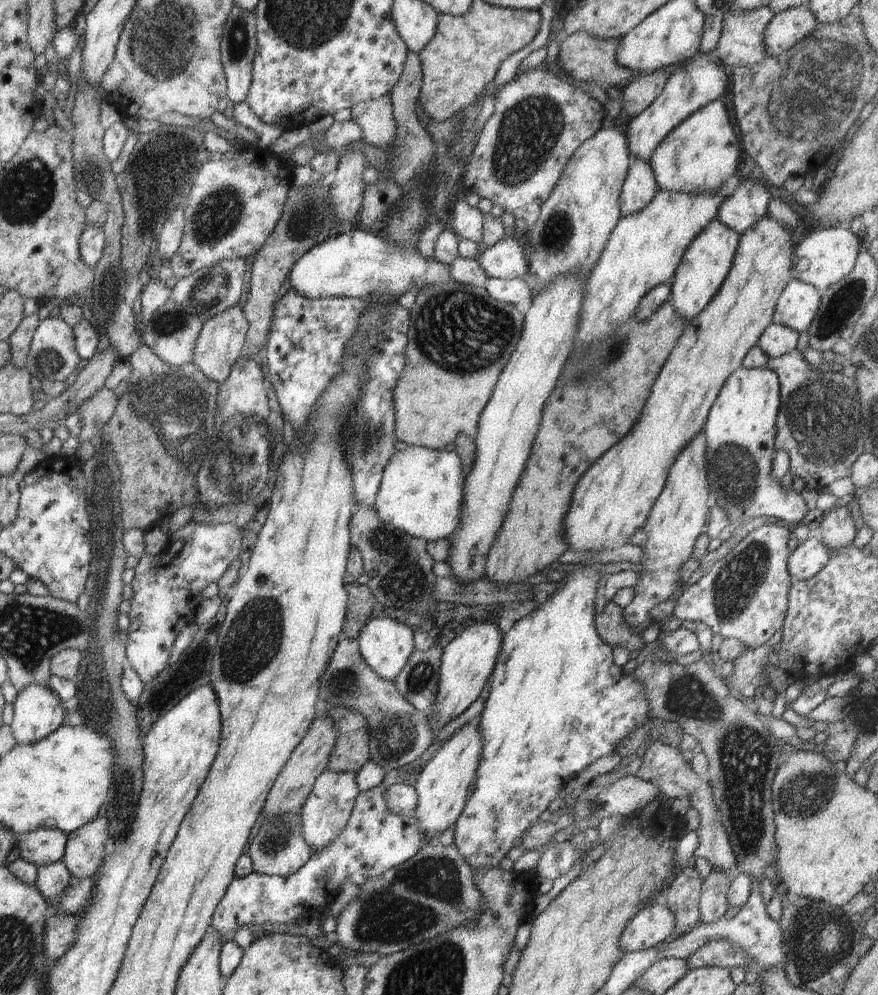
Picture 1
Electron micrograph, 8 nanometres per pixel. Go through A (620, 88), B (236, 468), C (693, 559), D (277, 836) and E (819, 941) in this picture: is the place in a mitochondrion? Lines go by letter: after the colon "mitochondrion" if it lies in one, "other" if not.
A: other
B: mitochondrion
C: other
D: mitochondrion
E: mitochondrion

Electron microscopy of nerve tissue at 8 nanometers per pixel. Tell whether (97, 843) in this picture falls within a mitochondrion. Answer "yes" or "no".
no

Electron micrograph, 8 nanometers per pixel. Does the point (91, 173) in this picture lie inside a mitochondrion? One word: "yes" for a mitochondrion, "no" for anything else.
yes

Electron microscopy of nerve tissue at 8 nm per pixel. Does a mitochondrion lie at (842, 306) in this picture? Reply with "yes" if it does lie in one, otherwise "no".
yes

